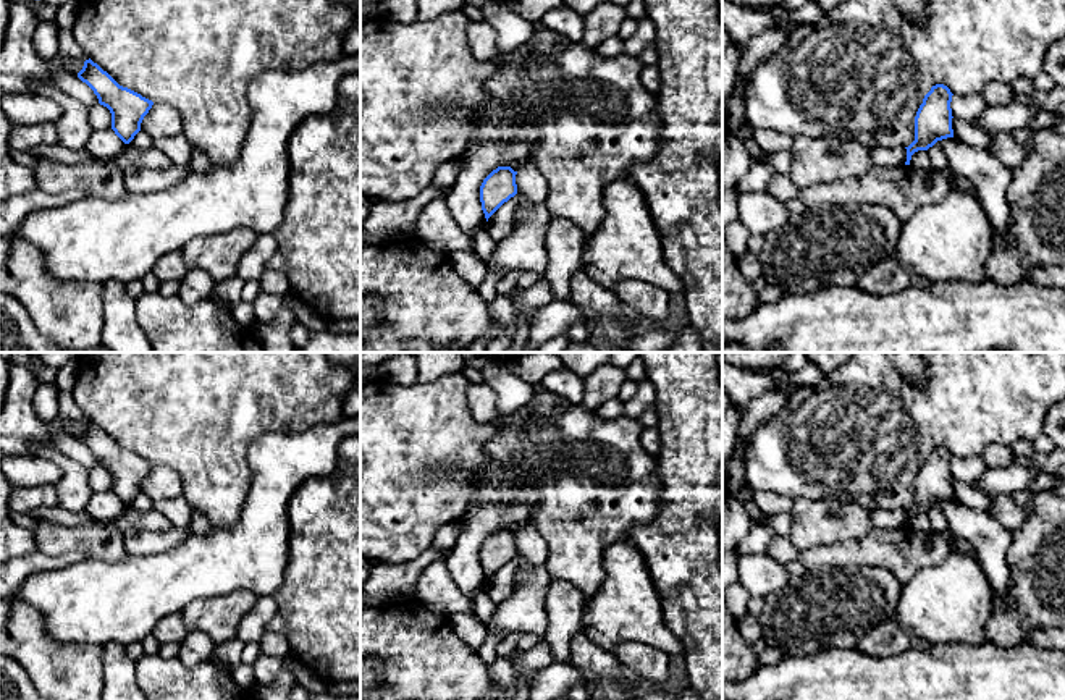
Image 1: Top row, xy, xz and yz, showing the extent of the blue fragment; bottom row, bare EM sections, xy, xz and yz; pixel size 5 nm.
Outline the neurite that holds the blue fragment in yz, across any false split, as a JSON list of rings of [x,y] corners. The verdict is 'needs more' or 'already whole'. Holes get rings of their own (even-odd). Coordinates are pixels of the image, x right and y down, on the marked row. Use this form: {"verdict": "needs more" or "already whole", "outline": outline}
{"verdict": "already whole", "outline": [[[936,84],[924,95],[915,116],[915,141],[905,147],[907,162],[910,165],[911,155],[918,150],[928,150],[937,141],[953,137],[952,129],[952,92],[944,84]]]}

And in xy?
{"verdict": "already whole", "outline": [[[91,58],[84,61],[78,78],[94,91],[99,103],[110,110],[112,129],[124,144],[129,144],[141,131],[141,123],[154,102],[120,86]]]}

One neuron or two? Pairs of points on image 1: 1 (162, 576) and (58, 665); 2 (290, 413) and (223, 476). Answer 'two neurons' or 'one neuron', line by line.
1: two neurons
2: one neuron

